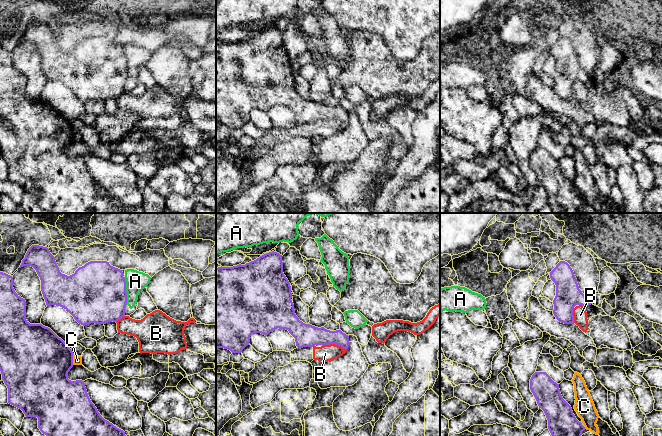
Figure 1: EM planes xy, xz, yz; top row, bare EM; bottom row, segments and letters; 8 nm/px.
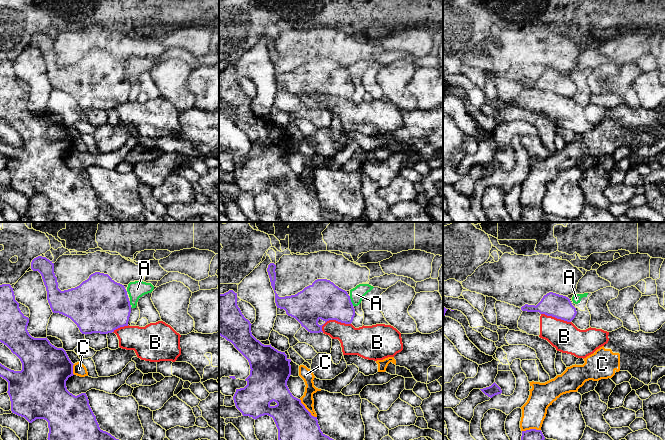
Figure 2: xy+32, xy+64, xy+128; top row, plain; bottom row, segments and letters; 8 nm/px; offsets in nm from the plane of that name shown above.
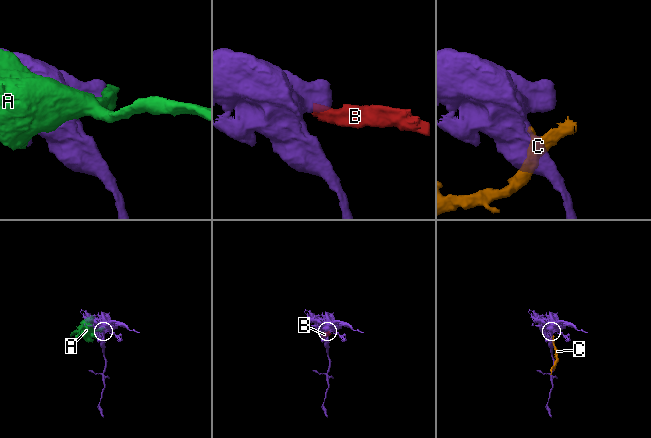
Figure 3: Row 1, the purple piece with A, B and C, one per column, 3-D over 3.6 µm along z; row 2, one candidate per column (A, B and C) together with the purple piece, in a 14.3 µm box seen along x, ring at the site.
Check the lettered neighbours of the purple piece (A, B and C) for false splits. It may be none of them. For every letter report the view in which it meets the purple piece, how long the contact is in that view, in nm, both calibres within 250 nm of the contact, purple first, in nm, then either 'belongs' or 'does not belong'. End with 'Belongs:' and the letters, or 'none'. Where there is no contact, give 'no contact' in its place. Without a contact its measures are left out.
A: meets purple in xy; contact 220 nm long; 480 nm thick on the purple side, 160 nm on the other; does not belong
B: meets purple in xz; contact 200 nm long; 190 nm thick on the purple side, 140 nm on the other; does not belong
C: meets purple in xy; contact 90 nm long; 460 nm thick on the purple side, 80 nm on the other; does not belong
Belongs: none

